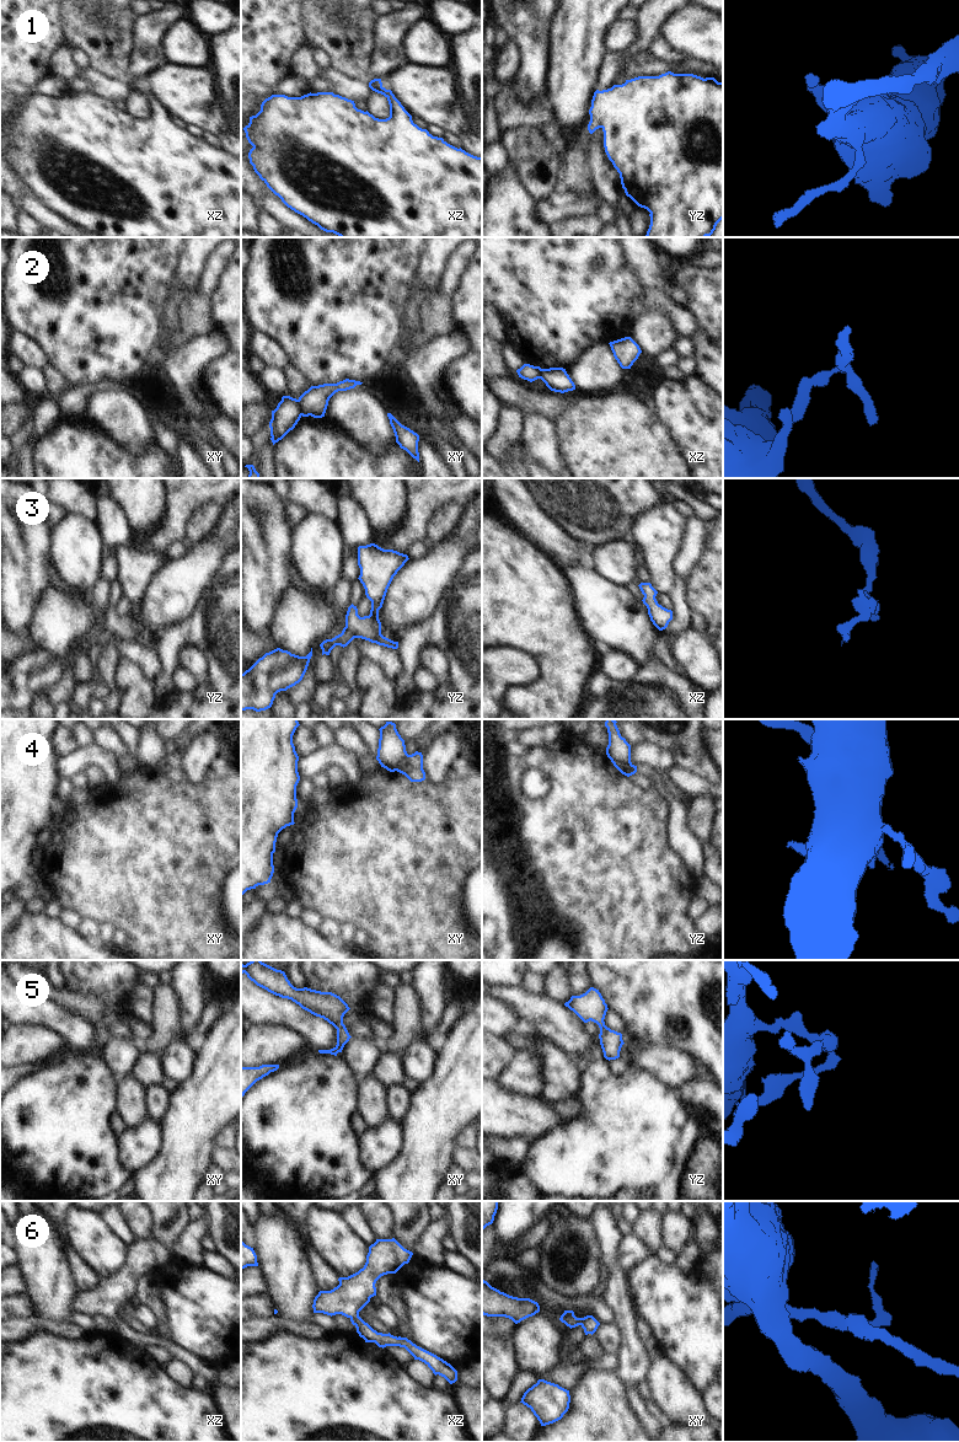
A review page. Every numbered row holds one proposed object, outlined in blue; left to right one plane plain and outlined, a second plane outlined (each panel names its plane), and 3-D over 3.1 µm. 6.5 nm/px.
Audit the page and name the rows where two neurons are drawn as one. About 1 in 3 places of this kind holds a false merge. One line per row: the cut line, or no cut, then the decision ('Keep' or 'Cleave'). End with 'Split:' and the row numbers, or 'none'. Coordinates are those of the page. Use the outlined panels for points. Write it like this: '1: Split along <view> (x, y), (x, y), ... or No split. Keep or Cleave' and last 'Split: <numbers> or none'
1: No split. Keep
2: Split along xy (298, 400), (301, 414). Cleave
3: No split. Keep
4: Split along xy (408, 755), (395, 770). Cleave
5: No split. Keep
6: No split. Keep
Split: 2, 4

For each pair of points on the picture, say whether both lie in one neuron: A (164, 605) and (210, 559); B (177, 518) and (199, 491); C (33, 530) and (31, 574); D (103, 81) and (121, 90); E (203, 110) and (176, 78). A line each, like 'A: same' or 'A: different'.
A: same
B: same
C: same
D: same
E: same

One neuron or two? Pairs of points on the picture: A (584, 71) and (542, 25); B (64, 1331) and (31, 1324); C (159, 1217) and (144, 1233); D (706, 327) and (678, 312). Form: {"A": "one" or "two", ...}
{"A": "two", "B": "one", "C": "two", "D": "two"}

